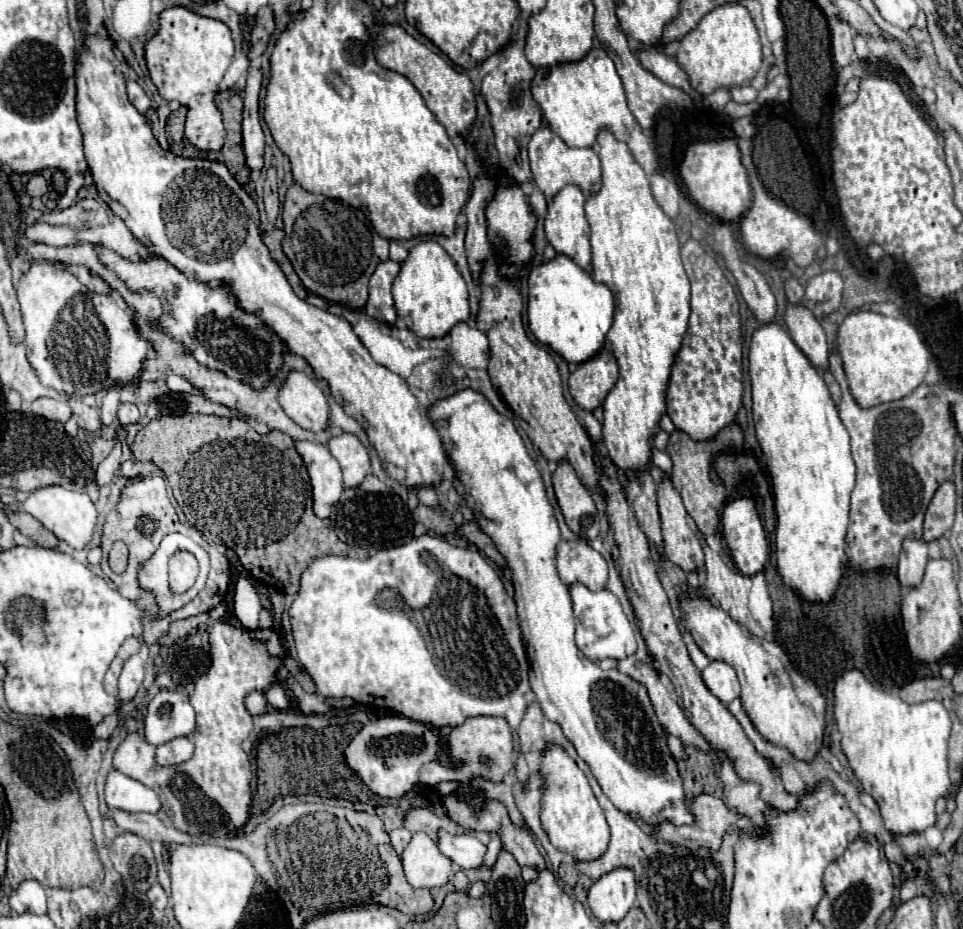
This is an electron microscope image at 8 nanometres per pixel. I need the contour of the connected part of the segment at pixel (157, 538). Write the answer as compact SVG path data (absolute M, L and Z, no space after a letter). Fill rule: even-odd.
M153 473L149 475L147 479L135 479L131 481L123 493L121 493L121 499L117 503L117 507L109 513L105 525L103 525L103 537L101 537L101 549L103 549L103 559L101 559L101 569L103 573L117 585L119 593L127 599L131 599L133 603L137 603L137 607L141 609L143 607L143 595L149 595L151 591L149 589L143 589L139 587L139 581L137 581L137 571L139 571L139 565L143 561L147 561L157 545L161 543L163 535L167 533L187 533L187 525L181 525L179 519L177 519L177 513L169 501L169 495L167 495L167 487L165 487L165 479L161 473ZM115 541L123 541L127 547L129 547L129 567L123 575L115 575L111 569L109 569L109 563L107 563L107 555L111 551L111 545Z

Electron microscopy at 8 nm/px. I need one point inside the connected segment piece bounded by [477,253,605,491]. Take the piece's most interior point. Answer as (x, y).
(523, 372)

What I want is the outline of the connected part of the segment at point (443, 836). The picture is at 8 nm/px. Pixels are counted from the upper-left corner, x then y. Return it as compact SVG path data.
M445 831L439 833L439 849L453 863L463 869L479 869L483 867L483 857L487 853L487 845L483 845L473 835L449 835Z

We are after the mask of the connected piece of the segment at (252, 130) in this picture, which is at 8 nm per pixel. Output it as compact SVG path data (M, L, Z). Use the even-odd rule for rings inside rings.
M249 65L247 87L245 87L245 109L243 109L243 149L247 157L247 165L251 171L259 171L263 167L263 129L259 125L259 91L263 73L259 67Z

